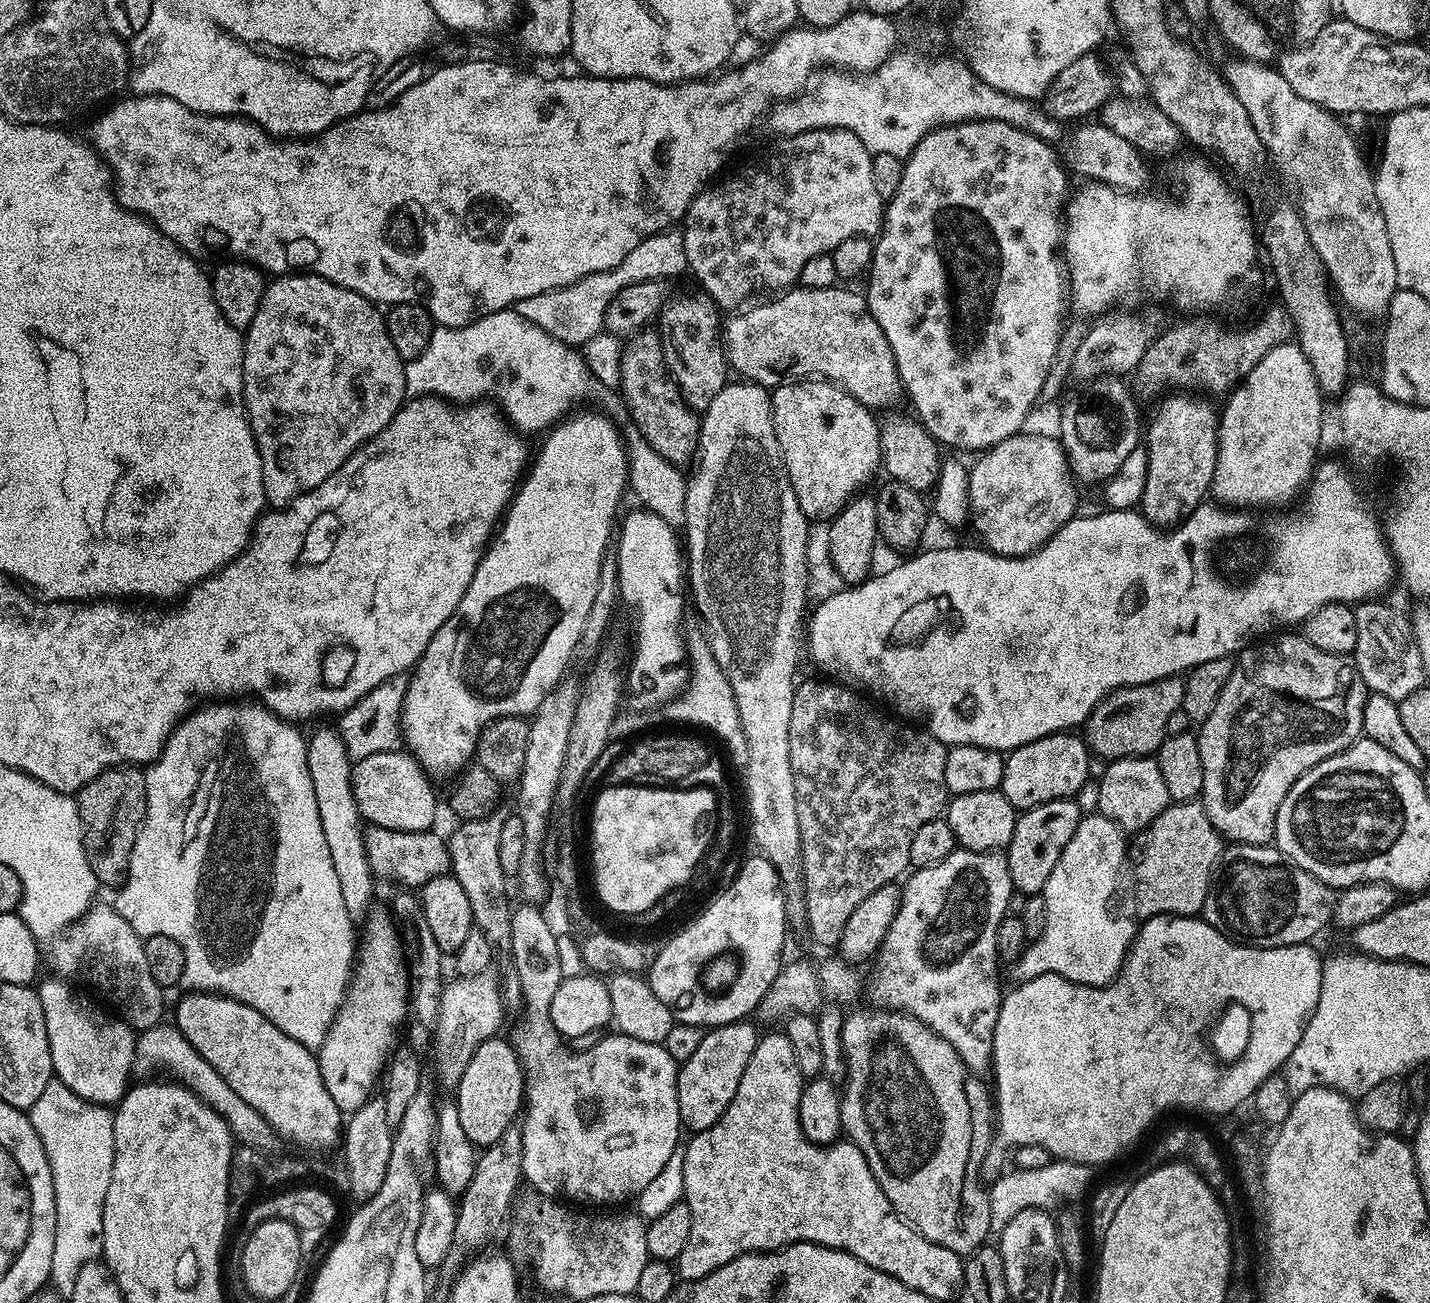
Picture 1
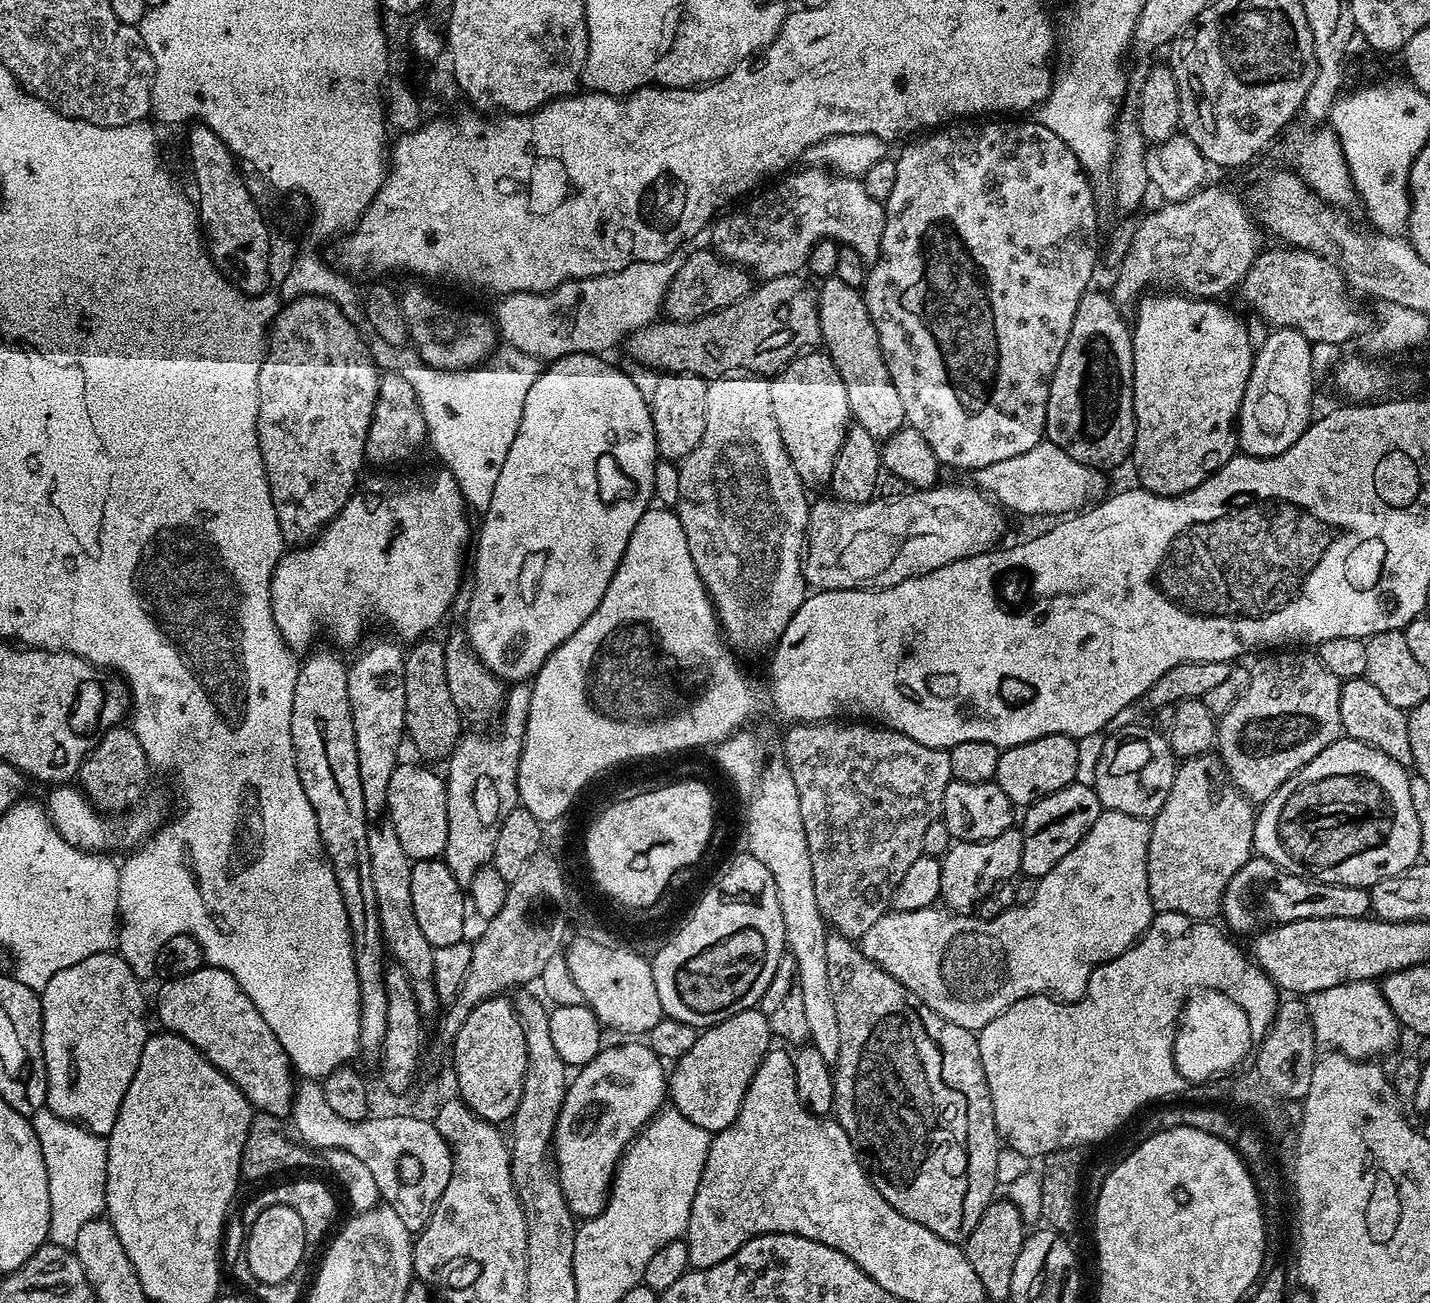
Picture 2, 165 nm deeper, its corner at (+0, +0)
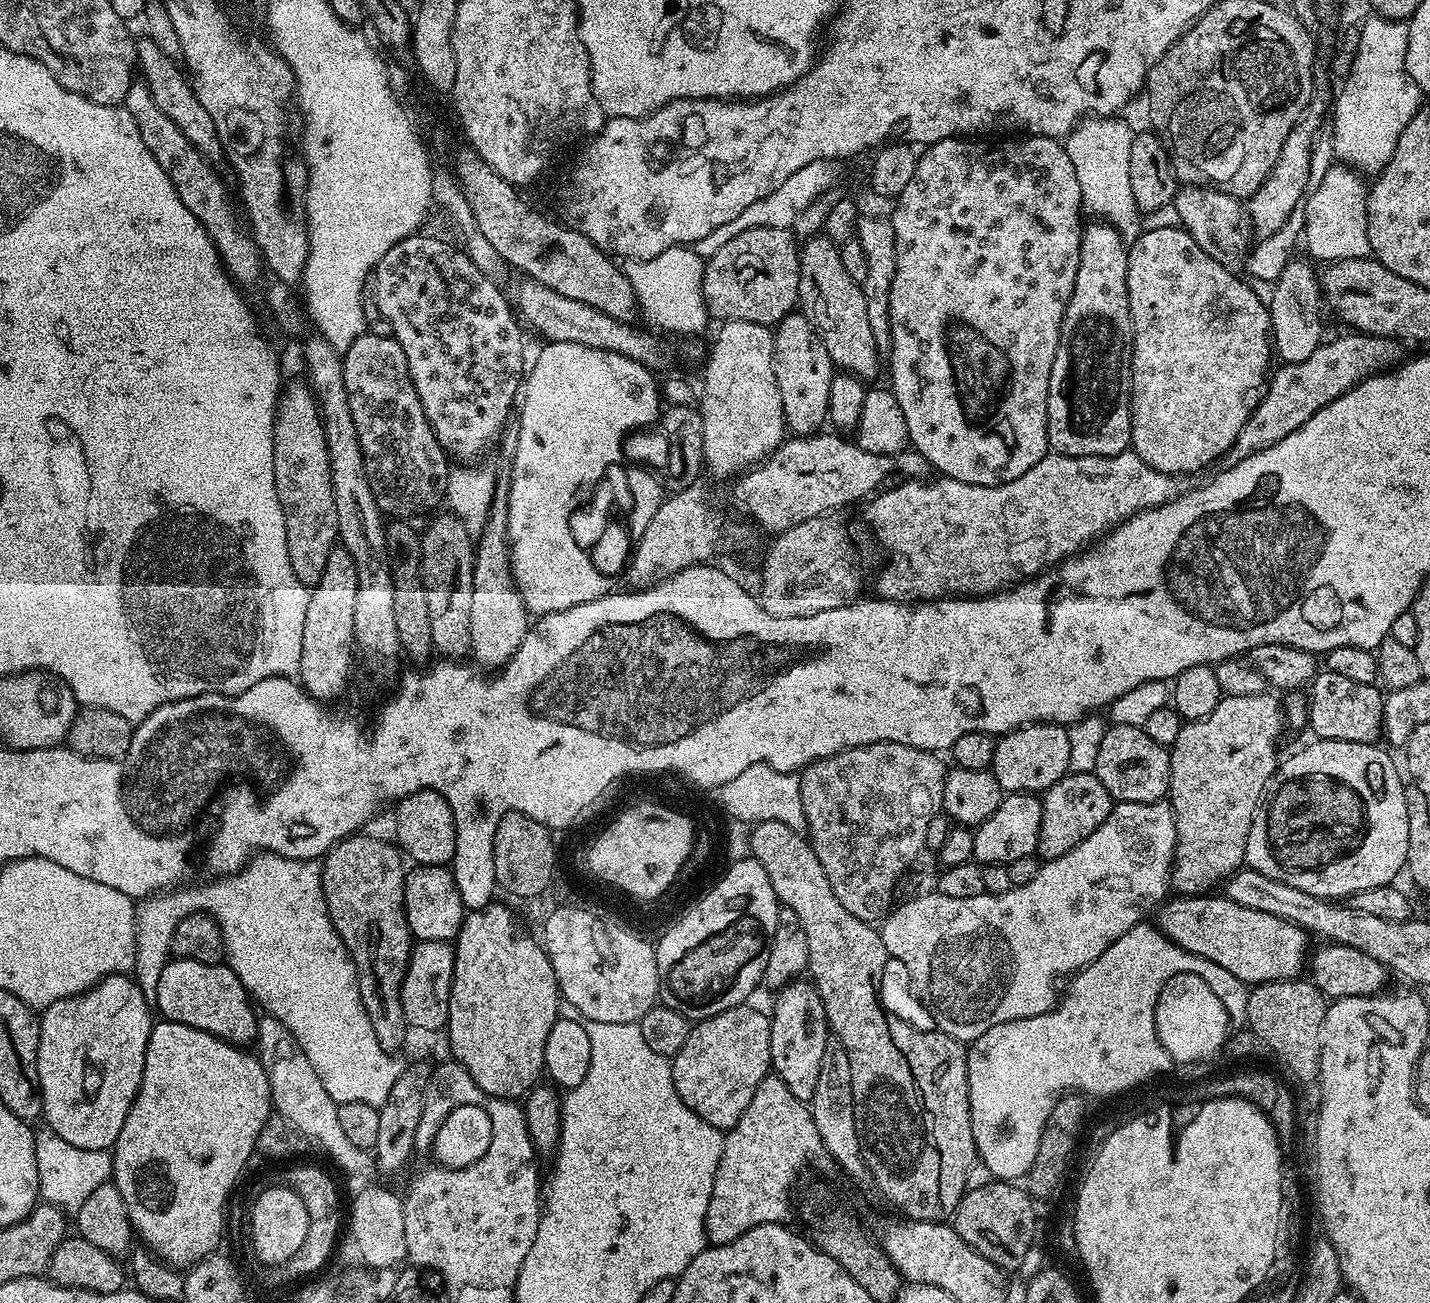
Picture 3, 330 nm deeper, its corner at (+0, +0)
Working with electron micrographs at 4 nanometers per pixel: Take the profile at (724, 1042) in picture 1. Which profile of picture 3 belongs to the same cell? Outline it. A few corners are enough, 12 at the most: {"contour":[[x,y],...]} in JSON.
{"contour":[[769,1013],[693,1023],[678,1098],[733,1128],[772,1067]]}

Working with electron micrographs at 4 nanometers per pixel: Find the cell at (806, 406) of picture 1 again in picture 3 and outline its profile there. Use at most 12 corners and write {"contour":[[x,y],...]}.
{"contour":[[802,314],[775,325],[772,365],[789,433],[825,427],[834,365]]}

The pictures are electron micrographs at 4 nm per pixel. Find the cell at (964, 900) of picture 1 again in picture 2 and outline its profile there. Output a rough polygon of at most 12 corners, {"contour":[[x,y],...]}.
{"contour":[[1022,831],[953,843],[940,900],[971,913],[1020,872]]}

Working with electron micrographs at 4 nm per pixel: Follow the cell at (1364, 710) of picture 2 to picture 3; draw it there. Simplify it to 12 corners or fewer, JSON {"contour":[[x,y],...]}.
{"contour":[[1317,671],[1307,727],[1321,740],[1376,744],[1385,693]]}

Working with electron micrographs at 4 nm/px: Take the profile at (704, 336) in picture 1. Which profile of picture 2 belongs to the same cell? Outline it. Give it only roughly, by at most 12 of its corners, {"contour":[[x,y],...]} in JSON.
{"contour":[[664,374],[650,392],[663,459],[683,461],[702,442],[702,376]]}

